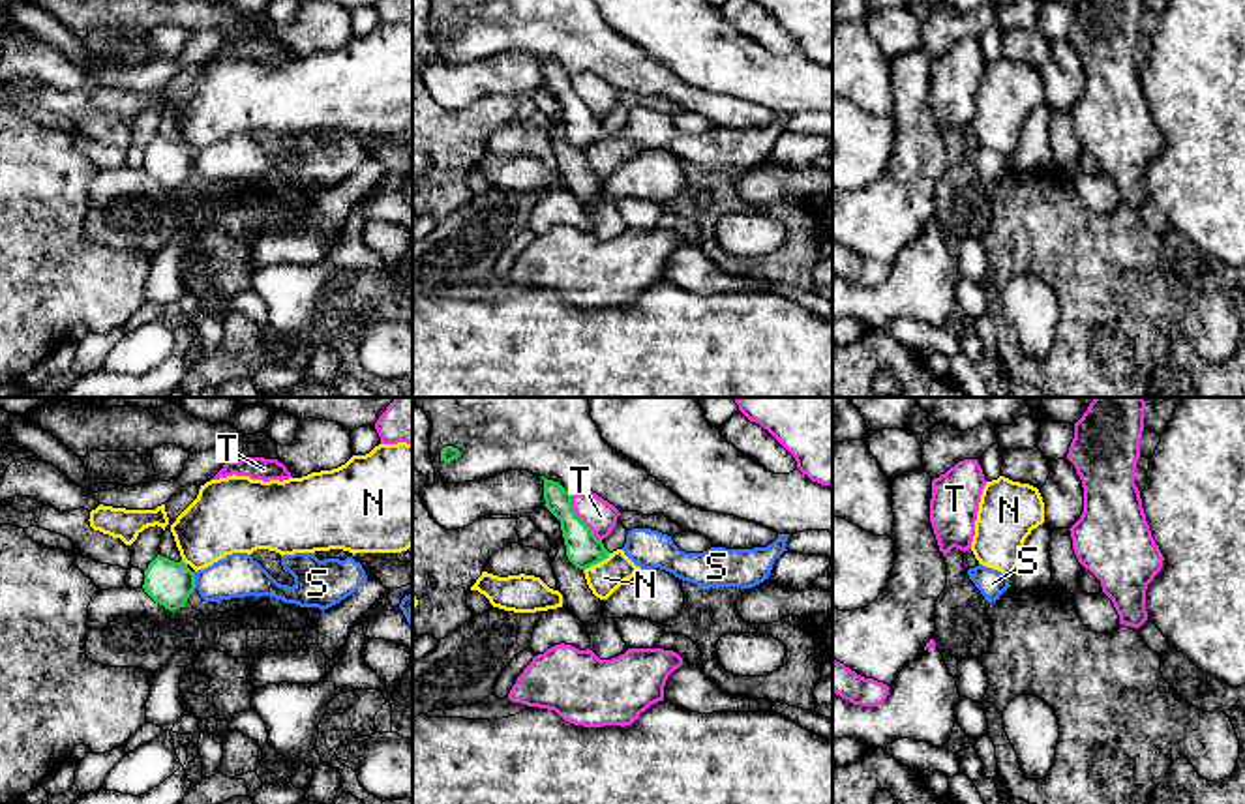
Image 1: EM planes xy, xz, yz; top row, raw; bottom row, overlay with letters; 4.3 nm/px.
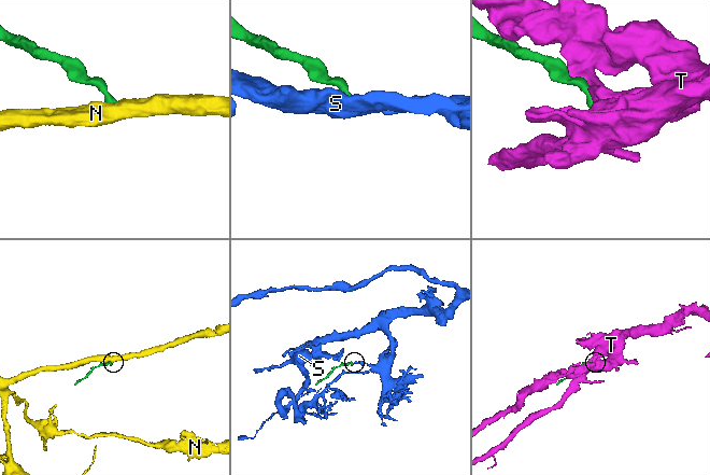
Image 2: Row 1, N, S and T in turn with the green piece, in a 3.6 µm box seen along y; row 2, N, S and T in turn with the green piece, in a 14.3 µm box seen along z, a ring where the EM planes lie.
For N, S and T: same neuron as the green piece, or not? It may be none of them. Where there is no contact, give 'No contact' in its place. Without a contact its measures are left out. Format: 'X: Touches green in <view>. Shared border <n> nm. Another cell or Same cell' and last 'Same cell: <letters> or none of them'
N: Touches green in xz. Shared border 150 nm. Another cell
S: Touches green in xy. Shared border 70 nm. Another cell
T: Touches green in xz. Shared border 240 nm. Another cell
Same cell: none of them

